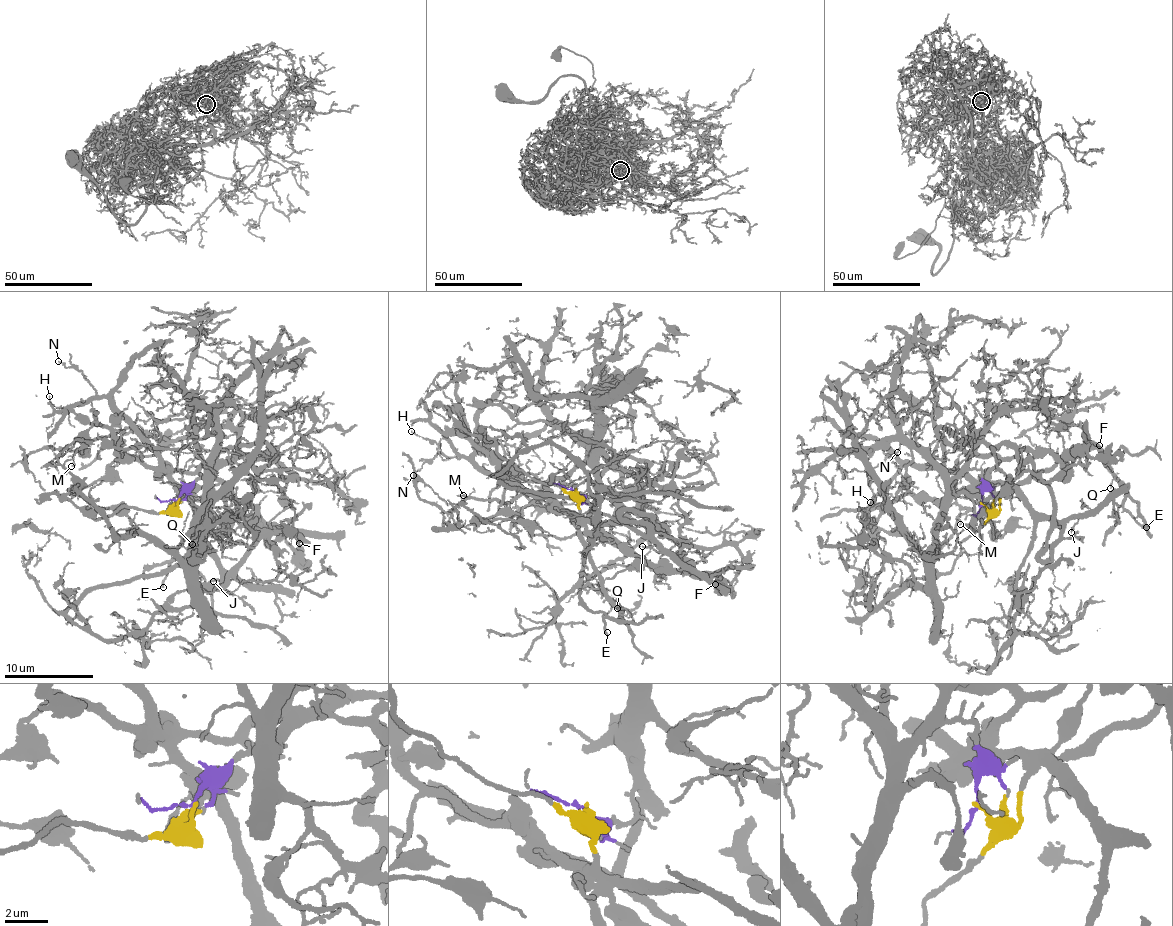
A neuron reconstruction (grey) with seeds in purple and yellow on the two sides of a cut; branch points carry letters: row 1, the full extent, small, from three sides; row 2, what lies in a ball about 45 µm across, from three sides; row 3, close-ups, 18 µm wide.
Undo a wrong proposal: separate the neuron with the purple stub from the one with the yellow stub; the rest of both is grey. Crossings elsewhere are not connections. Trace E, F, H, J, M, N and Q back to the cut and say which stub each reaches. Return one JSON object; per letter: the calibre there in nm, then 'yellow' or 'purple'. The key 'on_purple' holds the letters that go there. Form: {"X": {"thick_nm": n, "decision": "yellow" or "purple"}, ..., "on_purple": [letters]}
{"E": {"thick_nm": 200, "decision": "yellow"}, "F": {"thick_nm": 190, "decision": "yellow"}, "H": {"thick_nm": 80, "decision": "yellow"}, "J": {"thick_nm": 100, "decision": "yellow"}, "M": {"thick_nm": 100, "decision": "yellow"}, "N": {"thick_nm": 120, "decision": "yellow"}, "Q": {"thick_nm": 110, "decision": "yellow"}, "on_purple": []}

